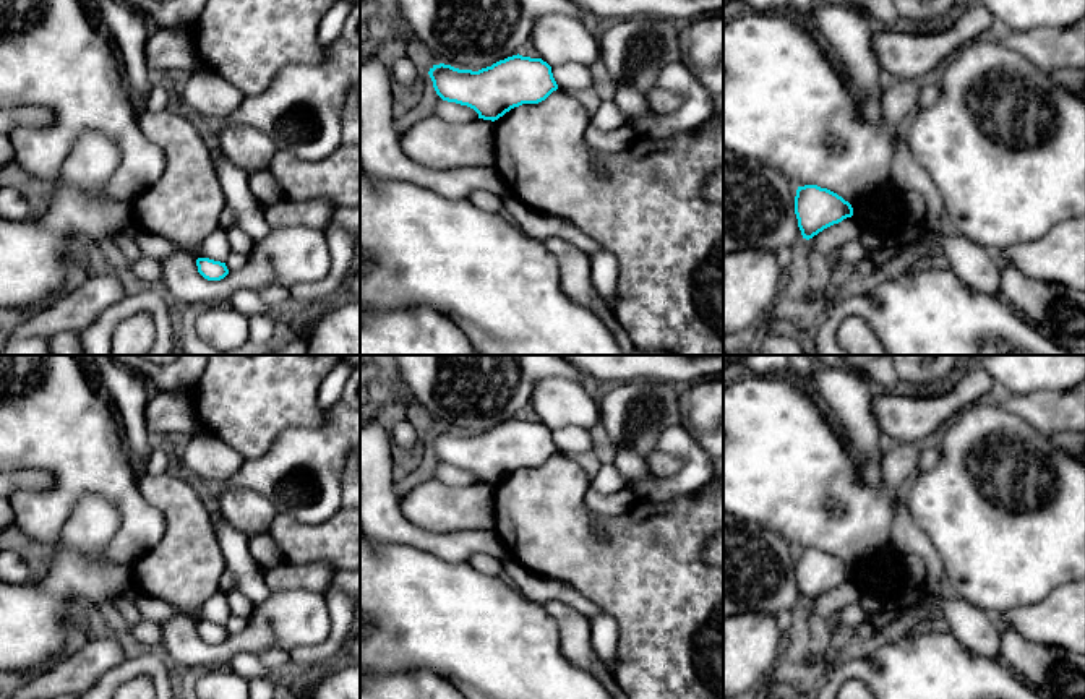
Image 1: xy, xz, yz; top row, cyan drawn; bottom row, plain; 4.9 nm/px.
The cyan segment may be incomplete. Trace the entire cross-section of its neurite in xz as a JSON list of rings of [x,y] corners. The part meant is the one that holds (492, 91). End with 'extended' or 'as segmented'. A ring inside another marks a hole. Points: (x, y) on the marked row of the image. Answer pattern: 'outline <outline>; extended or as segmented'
outline [[[519,54],[478,71],[440,63],[428,75],[443,101],[467,105],[491,122],[522,104],[538,104],[558,89],[547,62]]]; as segmented

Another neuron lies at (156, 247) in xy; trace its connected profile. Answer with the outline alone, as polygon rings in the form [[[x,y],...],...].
[[[138,234],[131,237],[133,242],[139,247],[143,256],[164,259],[174,253],[183,251],[177,243],[152,234]]]

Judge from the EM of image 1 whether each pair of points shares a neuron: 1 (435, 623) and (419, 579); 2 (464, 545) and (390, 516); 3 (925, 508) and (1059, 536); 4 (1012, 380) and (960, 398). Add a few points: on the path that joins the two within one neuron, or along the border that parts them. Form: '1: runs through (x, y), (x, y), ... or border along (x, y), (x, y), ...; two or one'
1: runs through (425, 612), (419, 605), (419, 591); one
2: runs through (446, 545), (407, 534); one
3: runs through (959, 508), (986, 508), (1009, 521), (1025, 521); one
4: border along (986, 372), (999, 390); two

